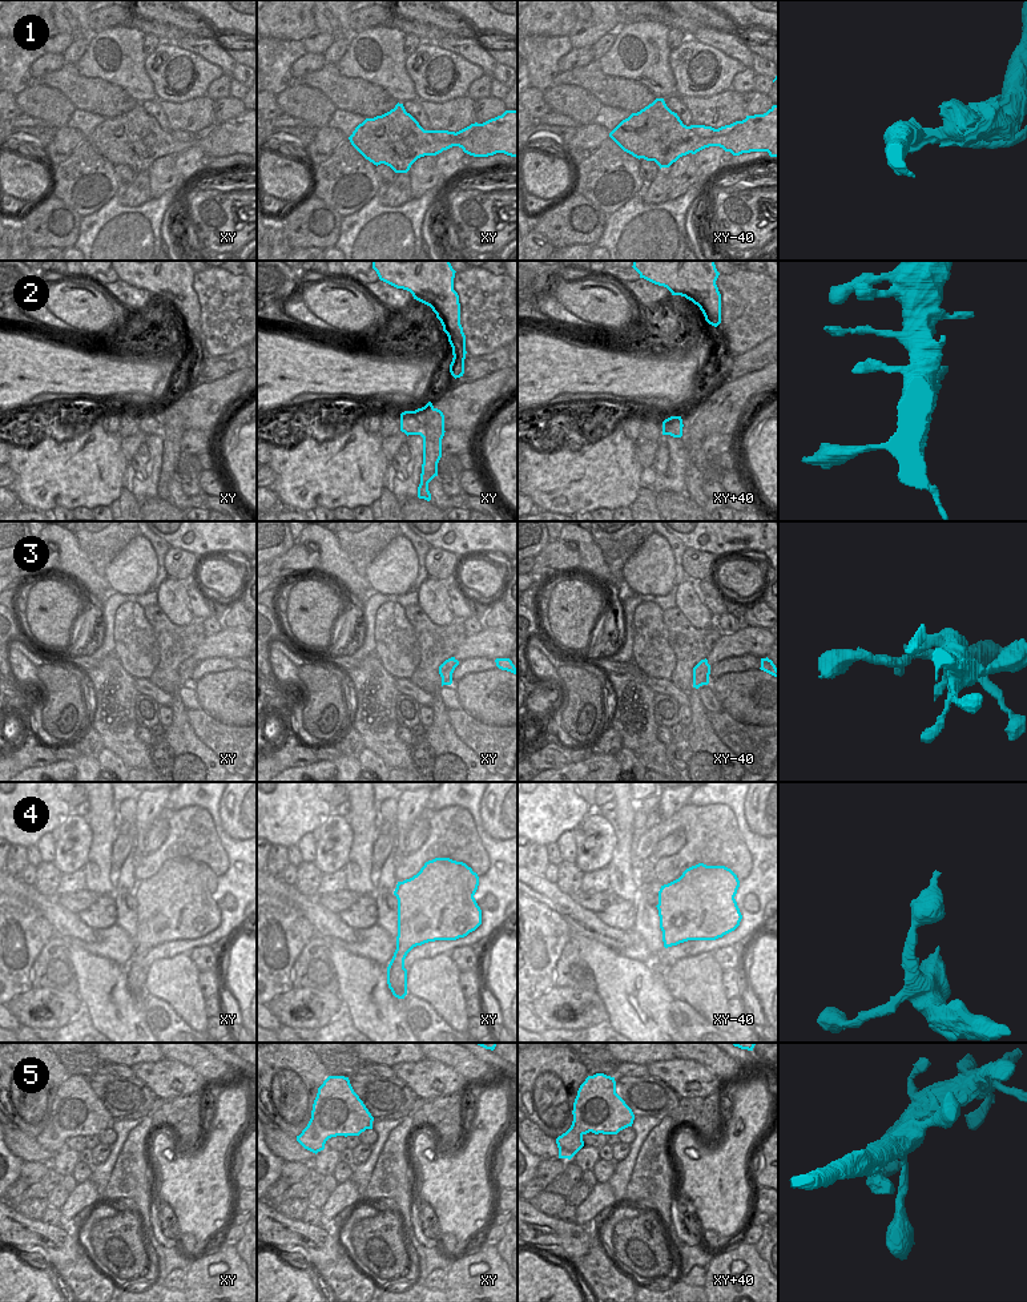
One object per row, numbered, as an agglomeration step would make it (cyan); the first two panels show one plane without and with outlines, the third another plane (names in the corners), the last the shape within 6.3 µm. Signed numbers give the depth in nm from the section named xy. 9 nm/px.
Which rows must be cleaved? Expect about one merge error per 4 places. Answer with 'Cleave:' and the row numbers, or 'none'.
Cleave: 1

